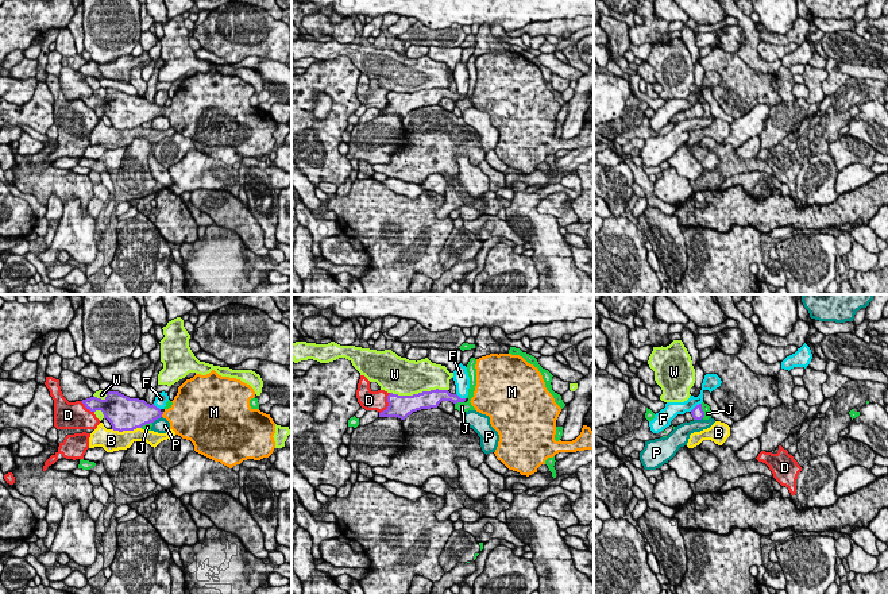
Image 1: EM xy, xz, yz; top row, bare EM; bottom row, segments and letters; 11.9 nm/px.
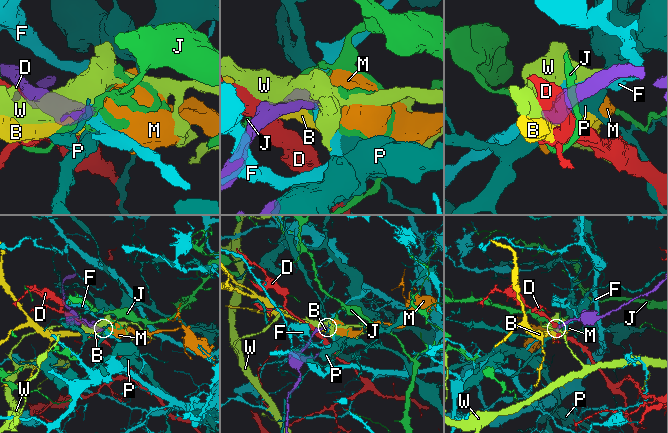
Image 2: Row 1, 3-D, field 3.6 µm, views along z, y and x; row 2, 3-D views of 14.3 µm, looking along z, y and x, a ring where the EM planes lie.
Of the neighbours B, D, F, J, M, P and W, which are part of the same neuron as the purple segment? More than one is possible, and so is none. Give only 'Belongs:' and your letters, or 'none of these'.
Belongs: M

